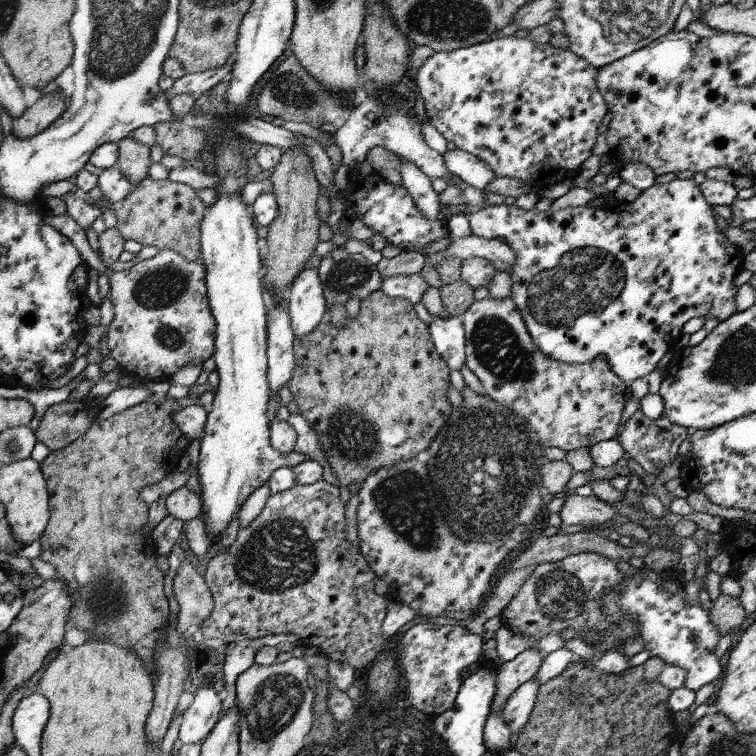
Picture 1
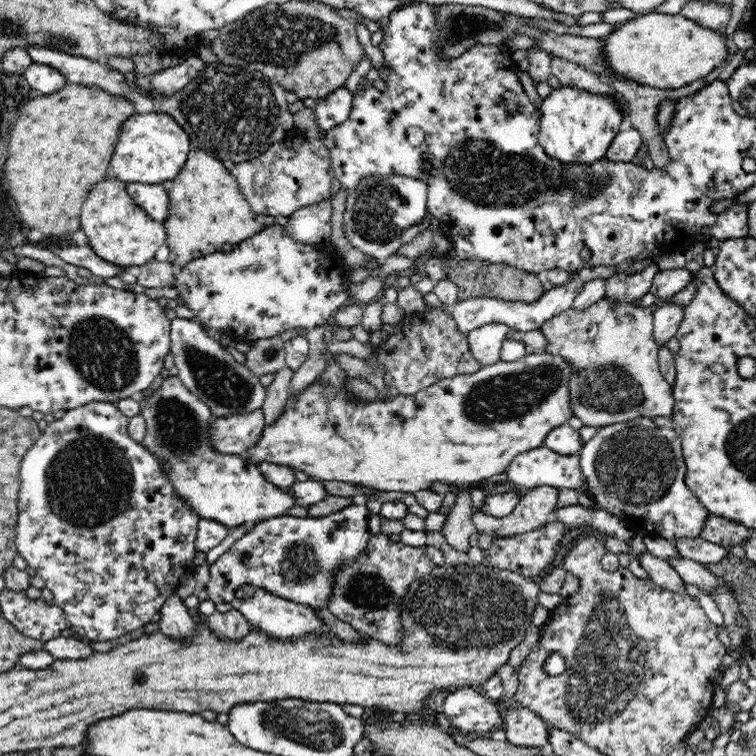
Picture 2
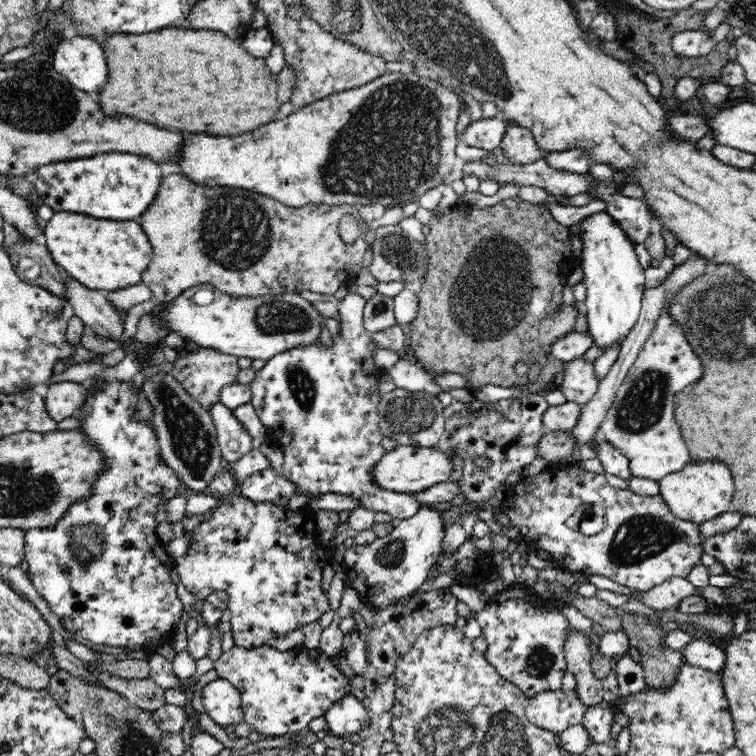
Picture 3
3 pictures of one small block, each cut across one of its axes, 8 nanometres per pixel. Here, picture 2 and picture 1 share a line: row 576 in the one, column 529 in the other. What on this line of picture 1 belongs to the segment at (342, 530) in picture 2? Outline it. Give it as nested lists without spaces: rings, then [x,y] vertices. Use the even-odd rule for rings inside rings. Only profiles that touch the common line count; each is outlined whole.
[[[682,176],[669,183],[654,183],[650,188],[641,191],[640,196],[634,202],[606,201],[603,206],[595,209],[586,205],[573,206],[572,208],[554,208],[547,211],[536,209],[525,210],[517,205],[490,205],[479,211],[471,209],[467,215],[472,234],[485,239],[500,239],[507,242],[515,252],[515,265],[511,270],[512,288],[511,298],[521,312],[526,323],[526,328],[534,341],[534,344],[548,358],[567,362],[568,364],[589,363],[603,359],[611,368],[611,371],[622,379],[628,386],[642,376],[649,375],[657,368],[657,363],[668,351],[672,351],[677,344],[681,344],[683,334],[682,327],[690,318],[698,317],[708,319],[717,318],[726,320],[736,313],[736,293],[738,288],[734,284],[734,276],[745,270],[744,249],[737,247],[717,227],[713,211],[704,198],[699,185],[689,176]]]

